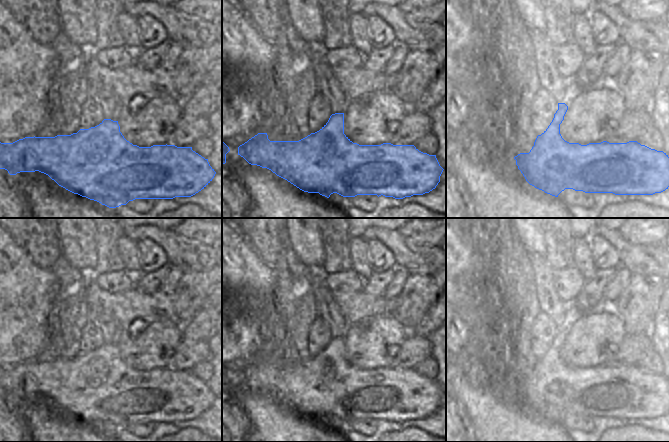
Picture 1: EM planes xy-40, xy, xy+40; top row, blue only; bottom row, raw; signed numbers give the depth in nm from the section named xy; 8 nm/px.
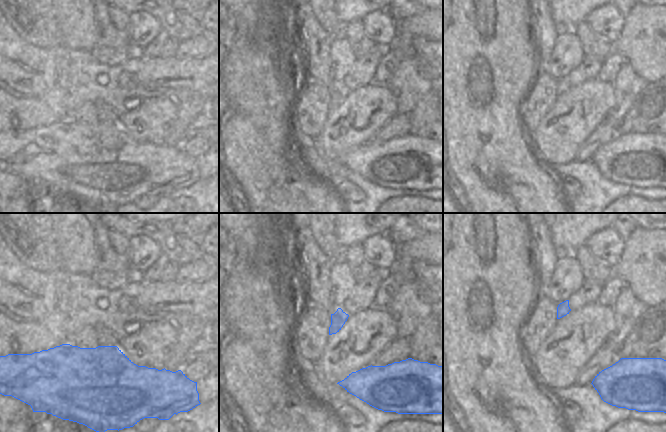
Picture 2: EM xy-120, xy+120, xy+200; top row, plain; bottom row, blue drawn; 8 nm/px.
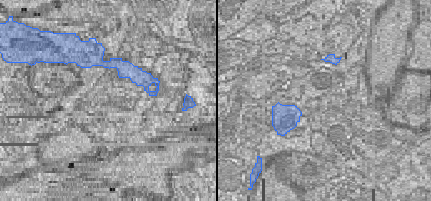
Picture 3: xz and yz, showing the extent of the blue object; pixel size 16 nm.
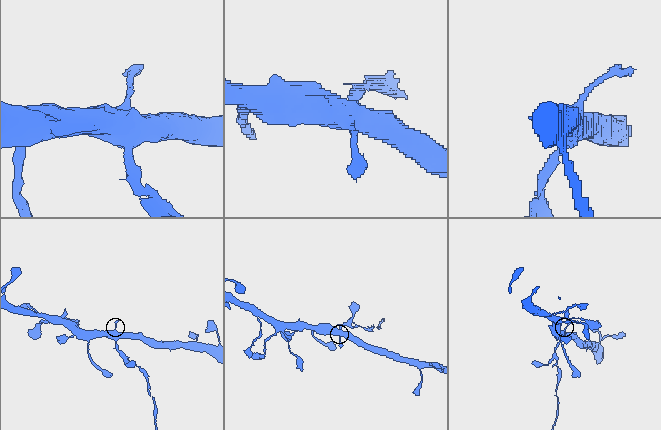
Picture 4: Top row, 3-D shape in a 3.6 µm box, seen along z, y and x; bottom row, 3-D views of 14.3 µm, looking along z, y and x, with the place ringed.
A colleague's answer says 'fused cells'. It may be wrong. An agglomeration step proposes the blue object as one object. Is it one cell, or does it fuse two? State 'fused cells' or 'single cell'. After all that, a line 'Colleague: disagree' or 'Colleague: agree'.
single cell
Colleague: disagree

